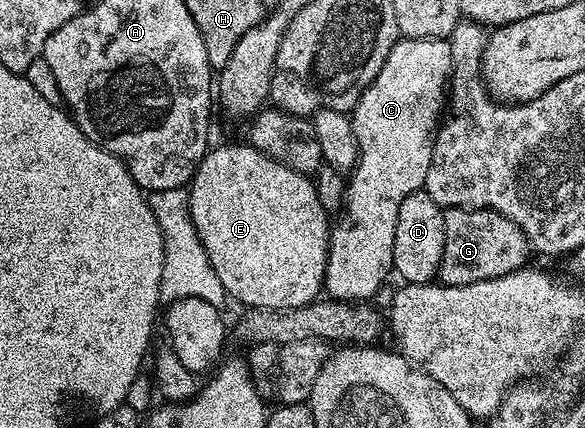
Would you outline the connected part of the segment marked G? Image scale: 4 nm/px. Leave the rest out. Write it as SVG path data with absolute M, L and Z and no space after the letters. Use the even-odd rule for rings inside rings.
M447 207L444 217L444 257L440 257L438 274L439 284L459 287L476 281L488 281L504 277L527 266L526 254L532 248L526 242L526 234L508 217L498 211L485 209L467 209L464 207Z

